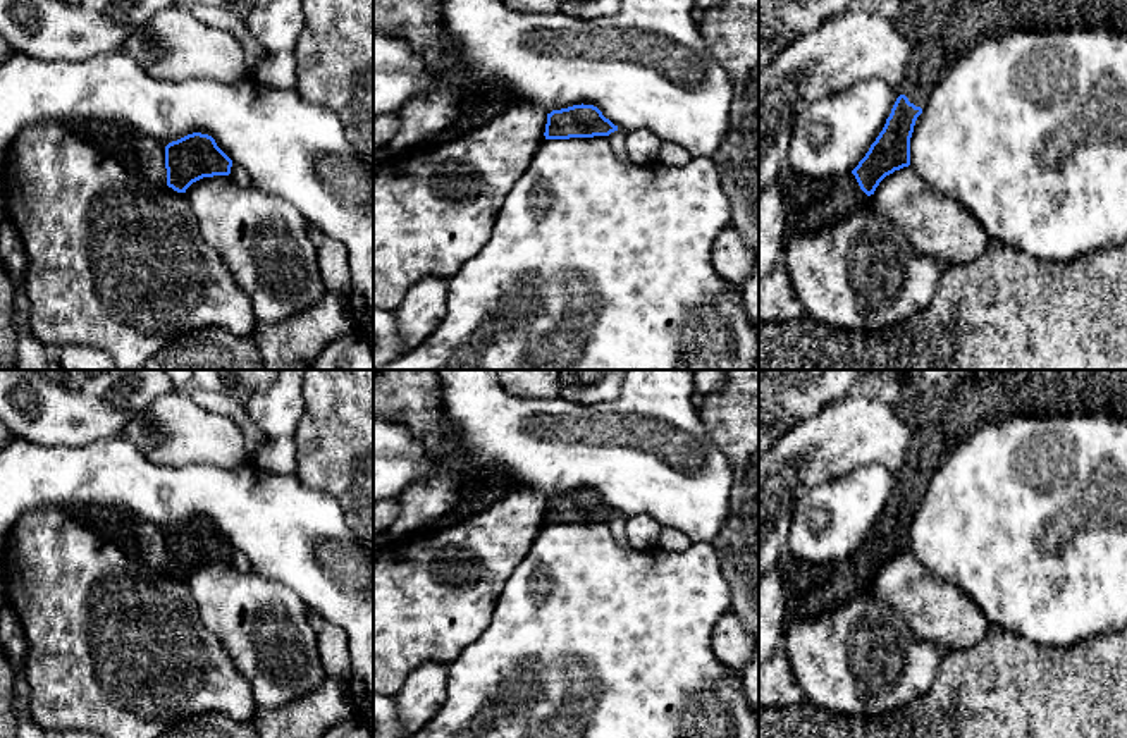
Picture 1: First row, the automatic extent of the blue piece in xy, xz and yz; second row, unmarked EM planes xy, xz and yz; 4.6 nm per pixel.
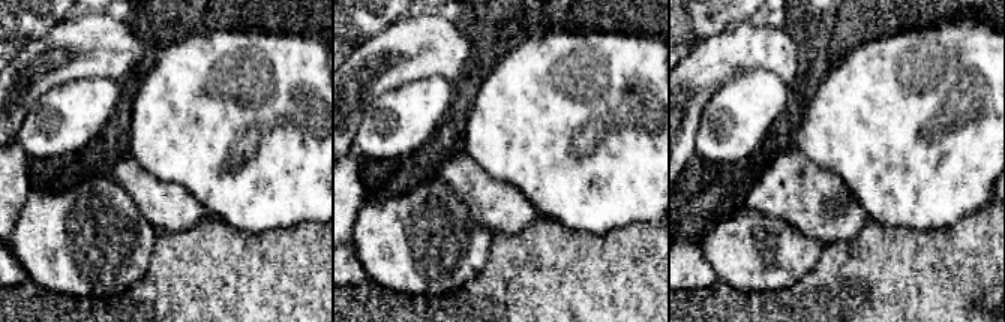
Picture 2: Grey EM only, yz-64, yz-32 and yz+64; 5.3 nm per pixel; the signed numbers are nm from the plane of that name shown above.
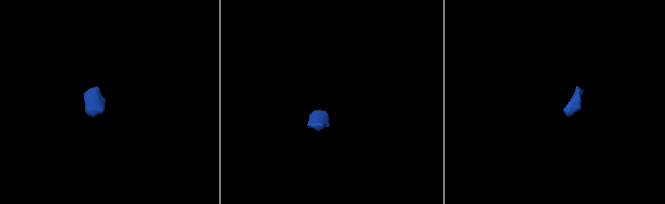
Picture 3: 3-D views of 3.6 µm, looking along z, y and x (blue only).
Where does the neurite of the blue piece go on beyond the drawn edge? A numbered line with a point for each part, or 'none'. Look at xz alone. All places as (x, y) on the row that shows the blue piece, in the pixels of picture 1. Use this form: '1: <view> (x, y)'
none

